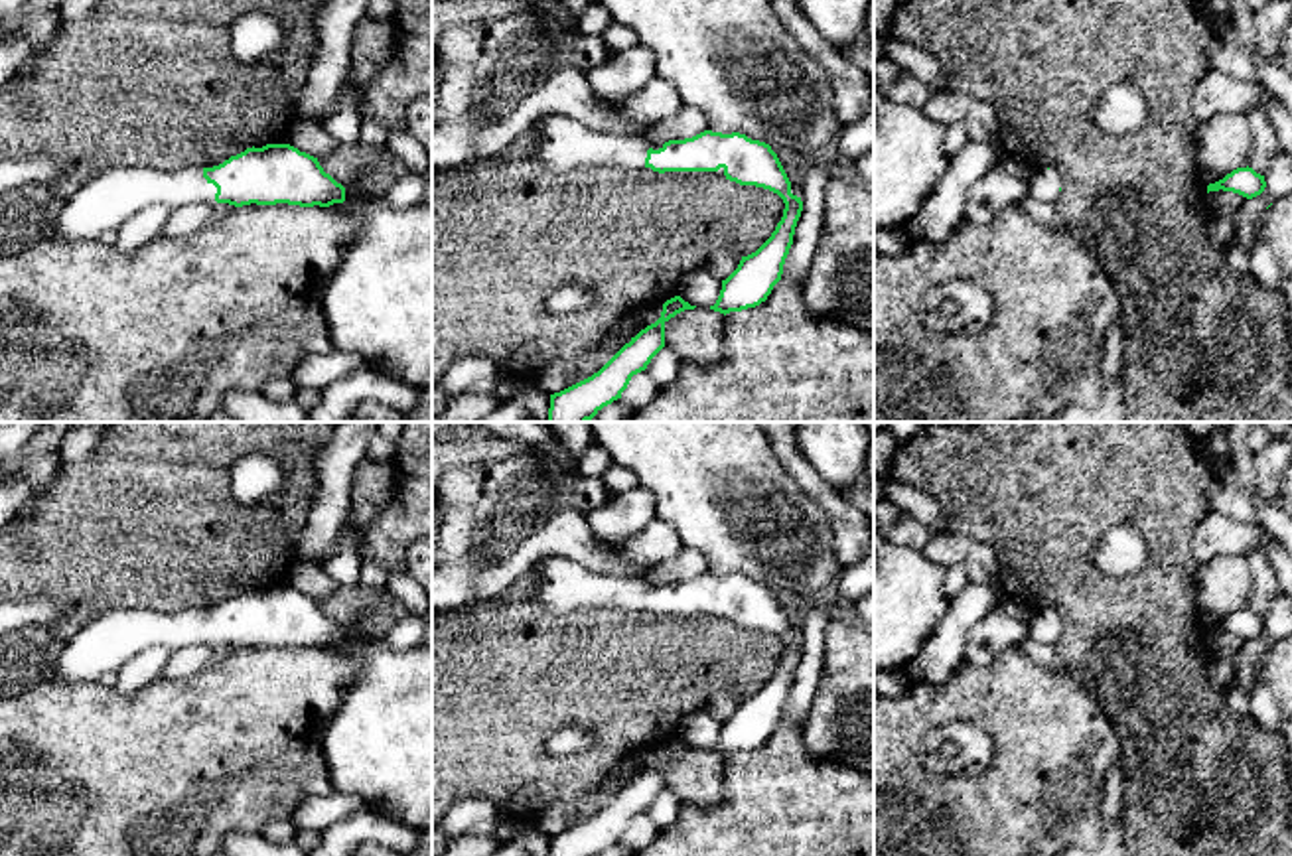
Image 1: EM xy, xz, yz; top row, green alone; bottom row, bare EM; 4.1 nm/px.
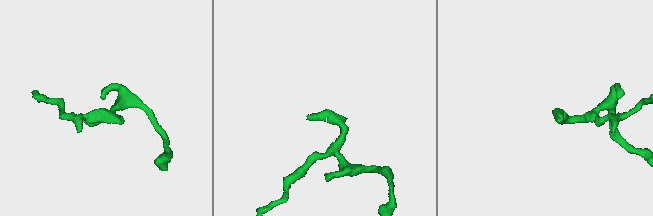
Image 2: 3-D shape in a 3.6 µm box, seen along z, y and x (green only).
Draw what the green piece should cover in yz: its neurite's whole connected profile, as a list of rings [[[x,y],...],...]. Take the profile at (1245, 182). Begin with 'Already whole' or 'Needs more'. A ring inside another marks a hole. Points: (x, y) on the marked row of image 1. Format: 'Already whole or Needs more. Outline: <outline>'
Already whole. Outline: [[[1237,168],[1231,174],[1227,174],[1223,179],[1209,183],[1209,191],[1233,191],[1247,199],[1253,199],[1260,195],[1266,187],[1264,176],[1256,174],[1253,168]]]

